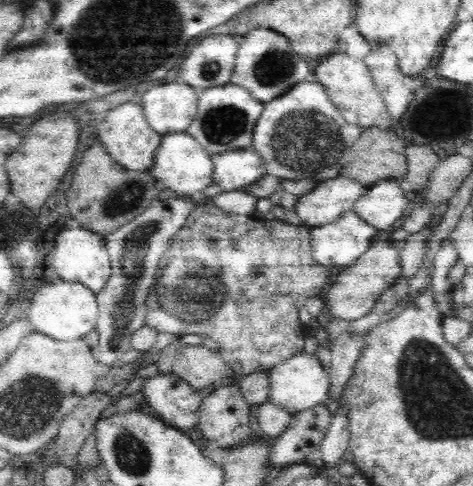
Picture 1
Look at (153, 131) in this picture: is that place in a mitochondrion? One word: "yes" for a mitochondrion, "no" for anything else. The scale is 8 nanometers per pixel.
no

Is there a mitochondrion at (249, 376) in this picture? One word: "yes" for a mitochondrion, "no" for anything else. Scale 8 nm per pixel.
no

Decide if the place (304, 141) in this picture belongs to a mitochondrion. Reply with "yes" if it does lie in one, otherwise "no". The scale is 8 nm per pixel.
yes

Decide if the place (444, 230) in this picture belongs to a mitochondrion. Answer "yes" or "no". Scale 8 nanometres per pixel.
no

